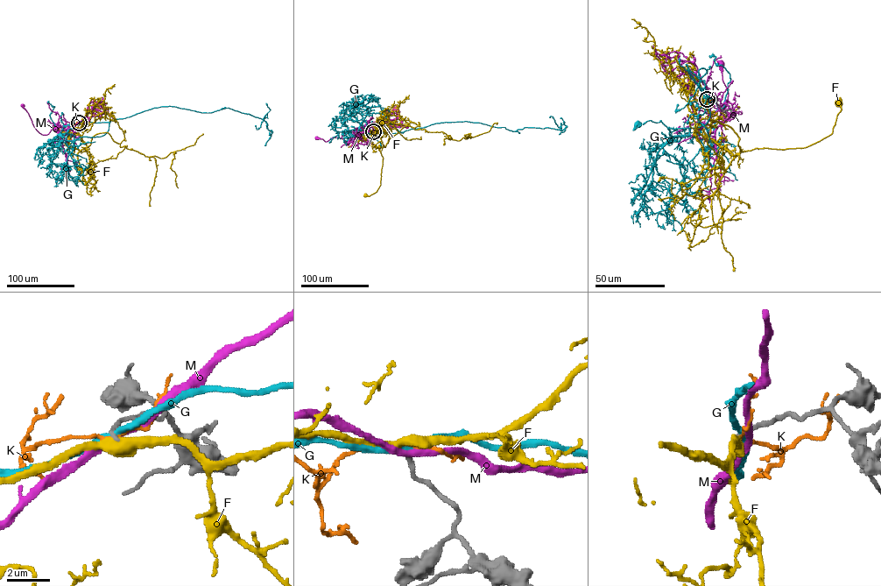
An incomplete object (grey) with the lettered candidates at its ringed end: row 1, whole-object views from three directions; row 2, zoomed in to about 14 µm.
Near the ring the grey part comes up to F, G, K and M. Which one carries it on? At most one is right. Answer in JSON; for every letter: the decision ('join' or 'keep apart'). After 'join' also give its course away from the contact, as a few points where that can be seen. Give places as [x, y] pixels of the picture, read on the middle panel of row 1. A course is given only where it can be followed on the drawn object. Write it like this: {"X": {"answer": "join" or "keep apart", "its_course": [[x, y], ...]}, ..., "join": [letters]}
{"F": {"answer": "keep apart"}, "G": {"answer": "keep apart"}, "K": {"answer": "keep apart"}, "M": {"answer": "keep apart"}, "join": []}

